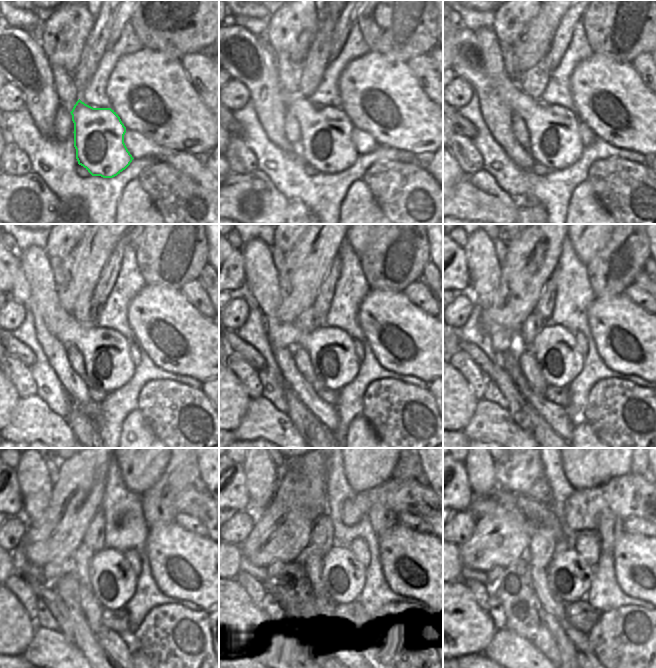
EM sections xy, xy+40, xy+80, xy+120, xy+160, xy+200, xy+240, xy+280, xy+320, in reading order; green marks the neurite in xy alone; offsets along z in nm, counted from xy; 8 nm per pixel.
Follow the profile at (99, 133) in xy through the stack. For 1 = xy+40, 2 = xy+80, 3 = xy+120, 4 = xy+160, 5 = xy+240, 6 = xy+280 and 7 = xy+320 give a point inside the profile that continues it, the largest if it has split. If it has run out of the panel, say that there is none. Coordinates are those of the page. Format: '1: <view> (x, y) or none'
1: xy+40 (326, 144)
2: xy+80 (555, 142)
3: xy+120 (107, 360)
4: xy+160 (331, 350)
5: xy+240 (113, 581)
6: xy+280 (343, 577)
7: xy+320 (569, 576)

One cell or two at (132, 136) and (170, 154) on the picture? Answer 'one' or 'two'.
one

